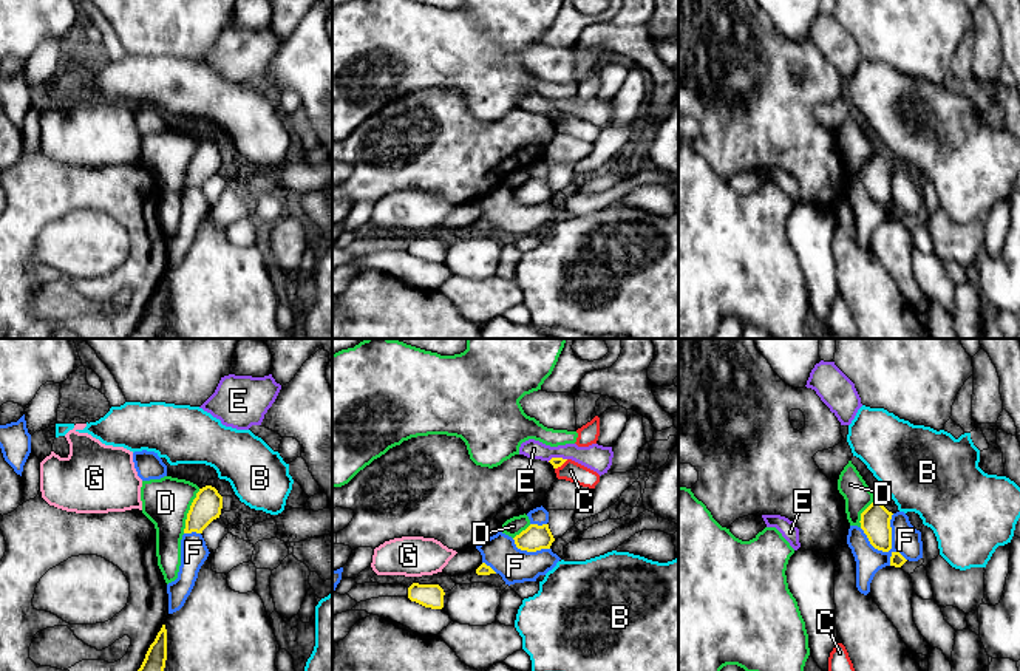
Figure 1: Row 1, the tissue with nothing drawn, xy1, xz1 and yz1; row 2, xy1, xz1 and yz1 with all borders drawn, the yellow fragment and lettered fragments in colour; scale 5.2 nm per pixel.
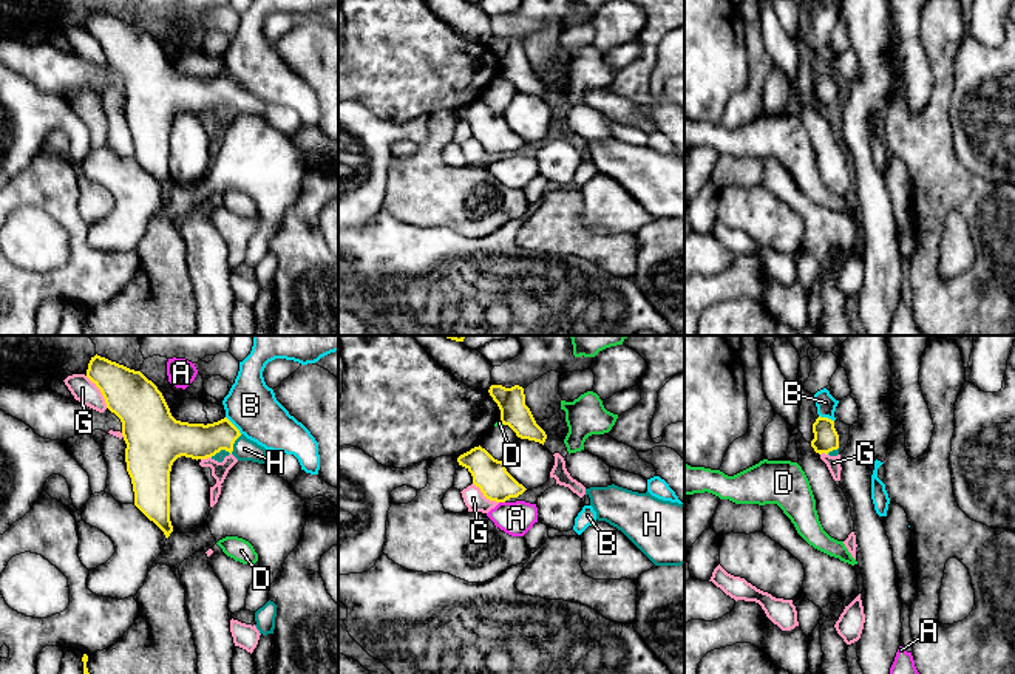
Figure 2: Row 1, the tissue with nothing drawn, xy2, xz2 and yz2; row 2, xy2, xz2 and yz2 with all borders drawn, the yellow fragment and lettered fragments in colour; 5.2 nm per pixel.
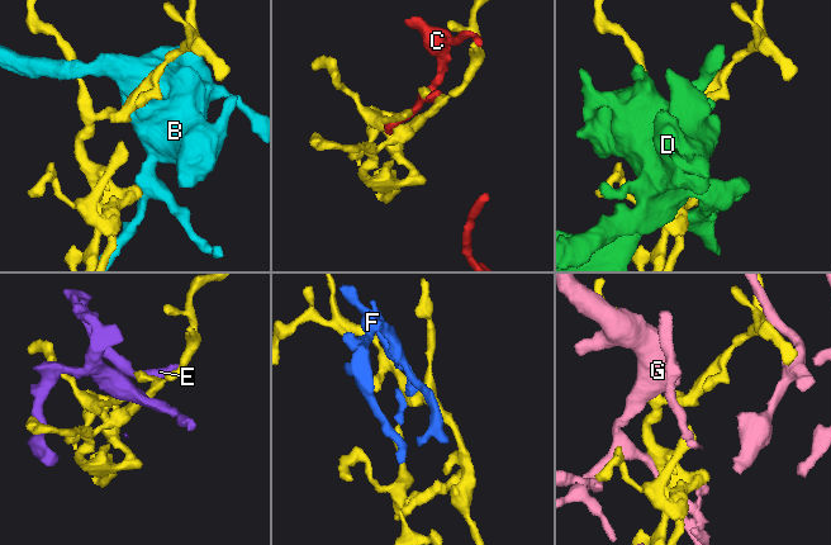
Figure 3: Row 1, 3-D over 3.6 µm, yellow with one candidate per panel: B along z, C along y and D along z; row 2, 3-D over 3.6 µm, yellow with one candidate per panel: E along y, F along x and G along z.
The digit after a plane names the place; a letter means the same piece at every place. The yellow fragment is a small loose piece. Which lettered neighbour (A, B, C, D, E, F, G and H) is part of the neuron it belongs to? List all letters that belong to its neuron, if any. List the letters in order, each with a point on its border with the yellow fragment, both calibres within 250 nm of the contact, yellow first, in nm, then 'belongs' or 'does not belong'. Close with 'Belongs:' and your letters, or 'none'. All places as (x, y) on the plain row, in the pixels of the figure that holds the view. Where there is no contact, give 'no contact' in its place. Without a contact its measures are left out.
A: meets yellow in xz2 at (502, 155); 180 nm thick on the yellow side, 180 nm on the other; does not belong
B: meets yellow in xy2 at (234, 79); 190 nm thick on the yellow side, 280 nm on the other; does not belong
C: meets yellow in xz1 at (561, 118); 50 nm thick on the yellow side, 110 nm on the other; does not belong
D: meets yellow in xy1 at (189, 164); 150 nm thick on the yellow side, 240 nm on the other; does not belong
E: meets yellow in xz1 at (557, 112); 50 nm thick on the yellow side, 140 nm on the other; does not belong
F: meets yellow in yz1 at (881, 203); 160 nm thick on the yellow side, 150 nm on the other; does not belong
G: meets yellow in xy2 at (101, 45); 260 nm thick on the yellow side, 120 nm on the other; does not belong
H: meets yellow in xy2 at (229, 105); 190 nm thick on the yellow side, 120 nm on the other; belongs
Belongs: H

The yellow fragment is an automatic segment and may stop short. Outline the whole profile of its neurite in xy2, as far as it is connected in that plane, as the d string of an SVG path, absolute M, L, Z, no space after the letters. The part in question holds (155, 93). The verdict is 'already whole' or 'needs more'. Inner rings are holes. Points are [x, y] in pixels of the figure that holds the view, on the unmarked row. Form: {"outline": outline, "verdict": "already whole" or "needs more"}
{"outline": "M96 8L88 17L87 31L122 76L134 159L165 192L173 186L170 125L178 111L222 116L233 108L238 114L264 117L267 104L241 88L227 71L207 79L176 74L162 46L141 25Z", "verdict": "needs more"}

